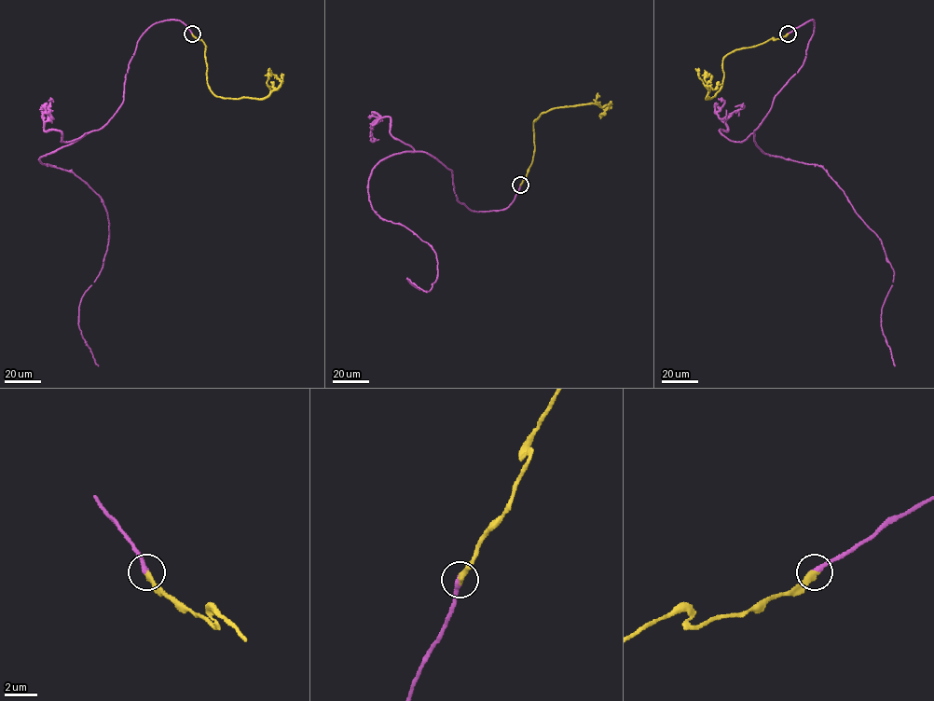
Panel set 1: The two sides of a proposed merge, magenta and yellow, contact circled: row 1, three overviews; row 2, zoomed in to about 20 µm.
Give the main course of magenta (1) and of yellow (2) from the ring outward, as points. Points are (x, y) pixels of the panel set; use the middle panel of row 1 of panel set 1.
1: (520, 185), (474, 212), (428, 153), (373, 169), (372, 208), (435, 252), (430, 291), (407, 278), (426, 292)
2: (520, 185), (533, 159), (534, 120), (542, 113), (559, 107), (594, 103), (609, 107), (604, 108), (593, 100)

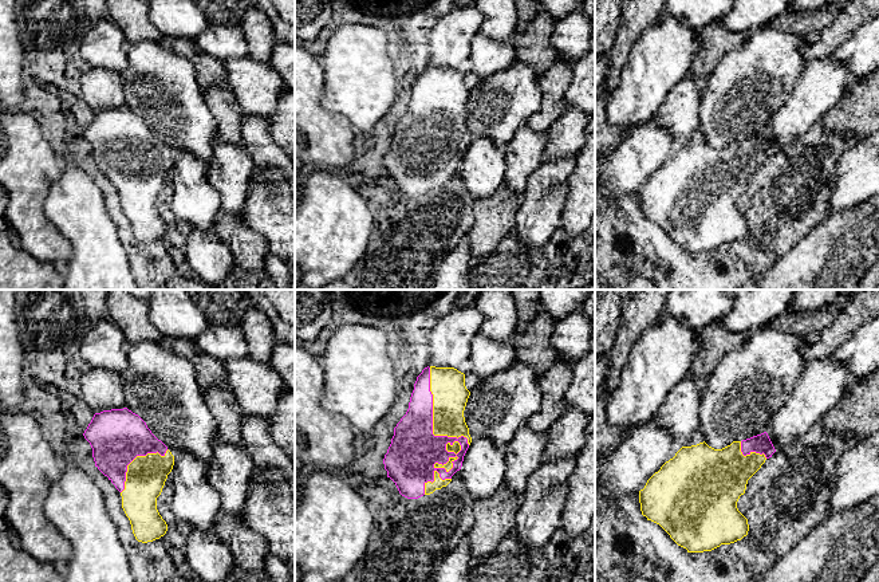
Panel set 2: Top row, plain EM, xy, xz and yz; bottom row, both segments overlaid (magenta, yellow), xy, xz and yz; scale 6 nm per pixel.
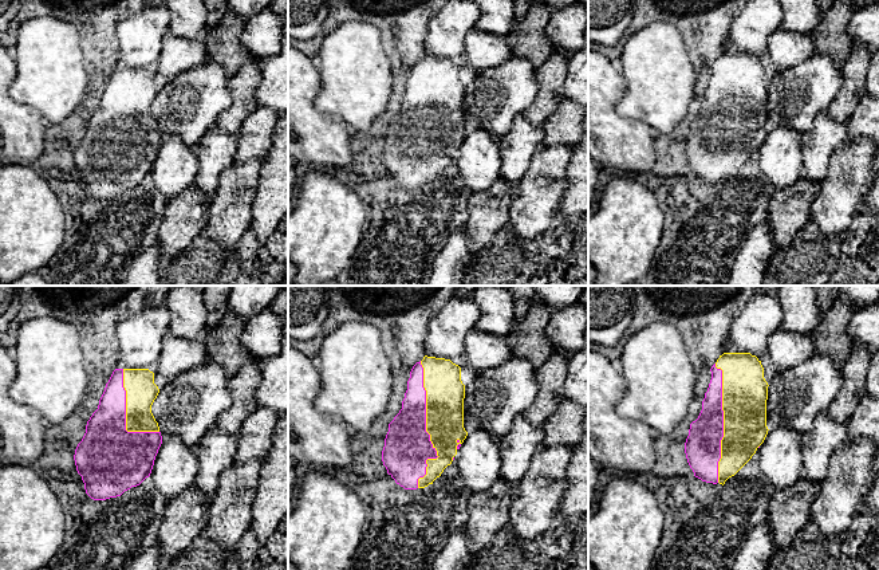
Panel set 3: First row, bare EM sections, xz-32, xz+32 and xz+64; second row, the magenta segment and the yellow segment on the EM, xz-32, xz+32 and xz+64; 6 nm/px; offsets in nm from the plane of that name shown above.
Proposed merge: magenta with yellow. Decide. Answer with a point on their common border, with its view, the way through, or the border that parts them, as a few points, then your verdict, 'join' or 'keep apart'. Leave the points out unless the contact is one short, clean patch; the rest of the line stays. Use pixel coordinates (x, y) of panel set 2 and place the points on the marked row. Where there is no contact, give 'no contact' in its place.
contact xz (445, 436); join

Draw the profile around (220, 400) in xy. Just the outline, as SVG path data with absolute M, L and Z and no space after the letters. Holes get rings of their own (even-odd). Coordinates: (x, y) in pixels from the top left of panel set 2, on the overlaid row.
M226 382L204 389L204 398L217 418L217 437L222 441L243 448L241 425L244 413Z

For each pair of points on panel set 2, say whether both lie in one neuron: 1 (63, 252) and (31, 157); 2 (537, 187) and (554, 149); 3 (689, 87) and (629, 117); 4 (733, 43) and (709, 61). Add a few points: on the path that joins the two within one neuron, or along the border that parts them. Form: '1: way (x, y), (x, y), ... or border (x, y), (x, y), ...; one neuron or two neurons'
1: way (39, 228), (31, 220), (31, 181); one neuron
2: border (575, 153), (546, 158); two neurons
3: border (685, 75), (670, 90), (654, 120); two neurons
4: way (728, 43), (714, 55); one neuron

